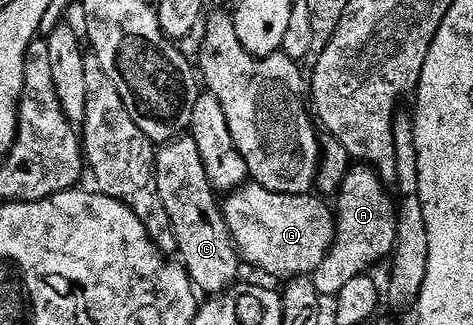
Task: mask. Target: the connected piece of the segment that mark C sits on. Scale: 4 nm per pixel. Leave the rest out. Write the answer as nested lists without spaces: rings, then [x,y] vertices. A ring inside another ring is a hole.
[[[193,137],[175,138],[156,151],[153,181],[159,200],[170,217],[179,261],[194,287],[205,296],[224,294],[238,281],[239,255],[225,223],[218,191],[214,190],[211,180],[207,180],[207,168],[203,168],[203,160],[199,157],[199,148]]]

